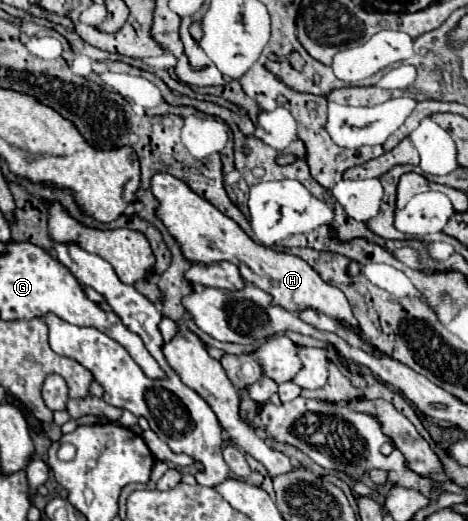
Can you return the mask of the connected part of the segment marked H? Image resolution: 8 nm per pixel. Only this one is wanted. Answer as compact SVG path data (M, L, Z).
M164 172L154 174L150 182L150 190L154 198L158 200L158 208L156 208L158 220L174 236L174 240L178 242L188 262L204 262L204 264L220 262L220 260L232 262L238 266L244 282L254 284L272 296L272 304L282 306L284 310L294 314L306 308L326 314L338 324L350 328L360 338L360 348L364 352L380 358L380 352L362 336L362 330L358 330L360 328L358 320L354 318L344 292L324 282L302 258L290 256L284 252L274 252L272 248L256 244L250 236L246 236L246 232L232 218L224 216L216 206L212 206L208 200L192 192L182 180L170 174L164 174Z

